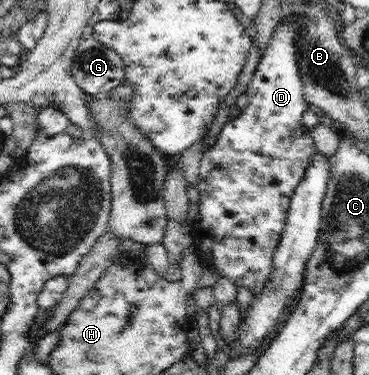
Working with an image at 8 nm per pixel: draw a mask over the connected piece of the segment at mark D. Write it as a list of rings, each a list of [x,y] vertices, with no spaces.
[[[281,18],[281,20],[279,20],[277,28],[273,30],[273,38],[271,38],[271,42],[267,44],[267,48],[262,51],[257,70],[255,70],[255,74],[253,74],[249,86],[247,86],[246,94],[249,97],[249,104],[241,110],[240,115],[235,118],[230,117],[229,120],[225,122],[223,130],[221,130],[219,136],[217,136],[217,142],[215,142],[212,147],[205,150],[200,162],[199,182],[197,182],[196,186],[200,194],[200,222],[197,226],[202,227],[203,233],[207,233],[207,237],[205,237],[206,246],[199,250],[199,254],[203,257],[205,266],[214,264],[221,277],[233,279],[233,283],[237,285],[237,288],[247,287],[247,289],[251,290],[253,293],[263,290],[263,286],[270,281],[270,276],[274,267],[274,252],[277,245],[280,243],[283,227],[286,225],[291,197],[293,196],[295,186],[301,182],[301,178],[303,178],[307,166],[311,164],[311,156],[315,154],[316,150],[311,133],[301,121],[303,112],[309,109],[310,105],[304,100],[305,94],[303,91],[303,81],[300,77],[297,49],[295,46],[297,35],[298,24],[296,24],[294,20],[291,20],[291,22],[286,18]]]

